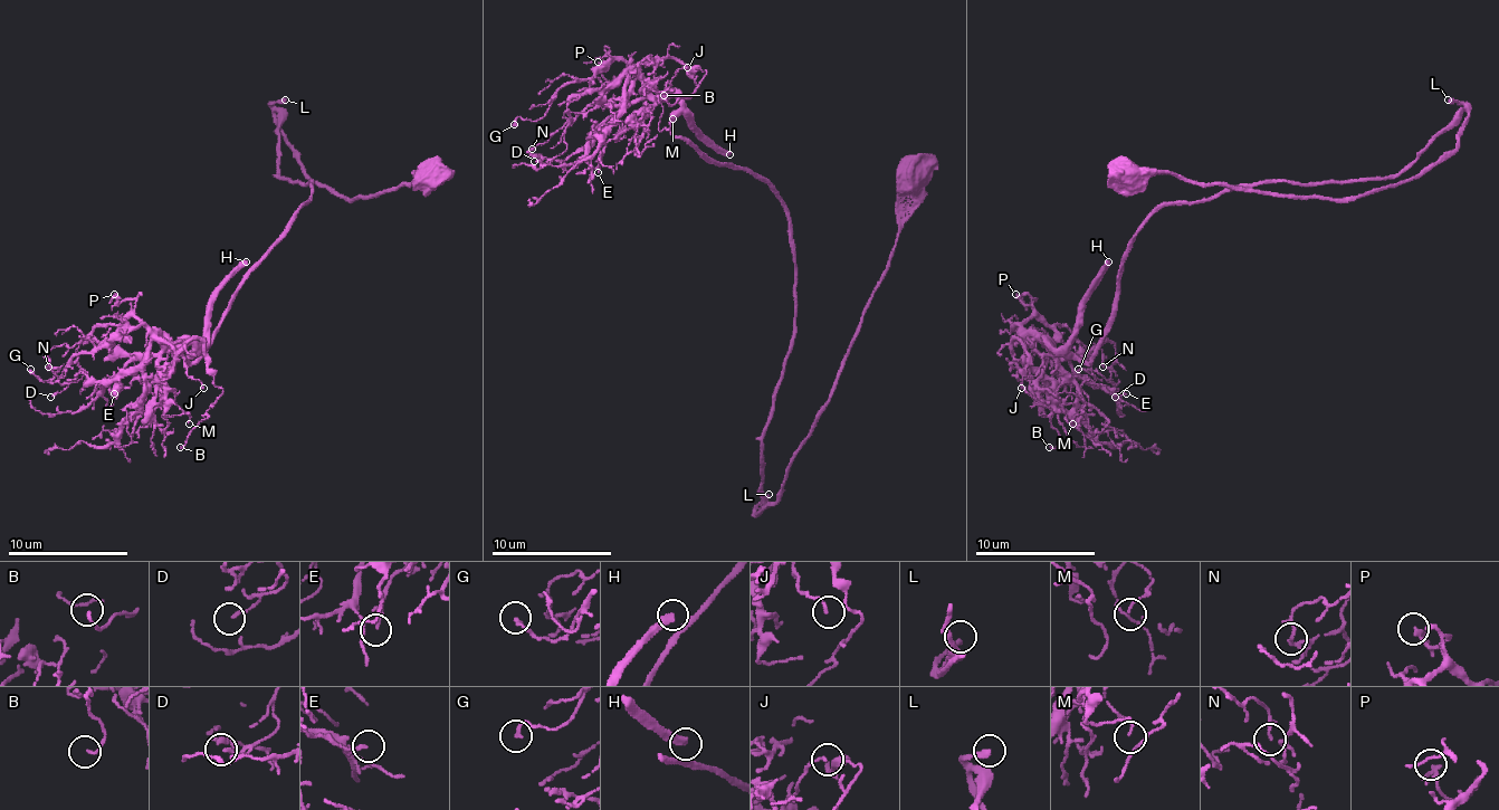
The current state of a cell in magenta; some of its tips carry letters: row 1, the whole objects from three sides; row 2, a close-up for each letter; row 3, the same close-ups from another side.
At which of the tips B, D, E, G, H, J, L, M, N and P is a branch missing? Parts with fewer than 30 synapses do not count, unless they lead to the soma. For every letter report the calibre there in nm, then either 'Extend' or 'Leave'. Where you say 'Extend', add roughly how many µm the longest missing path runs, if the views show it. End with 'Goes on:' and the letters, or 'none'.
B: Thickness 110 nm. Leave
D: Thickness 100 nm. Leave
E: Thickness 100 nm. Leave
G: Thickness 160 nm. Leave
H: Thickness 240 nm. Extend. Missing length about 30 µm
J: Thickness 70 nm. Leave
L: Thickness 240 nm. Leave
M: Thickness 90 nm. Leave
N: Thickness 130 nm. Leave
P: Thickness 160 nm. Leave
Goes on: H

